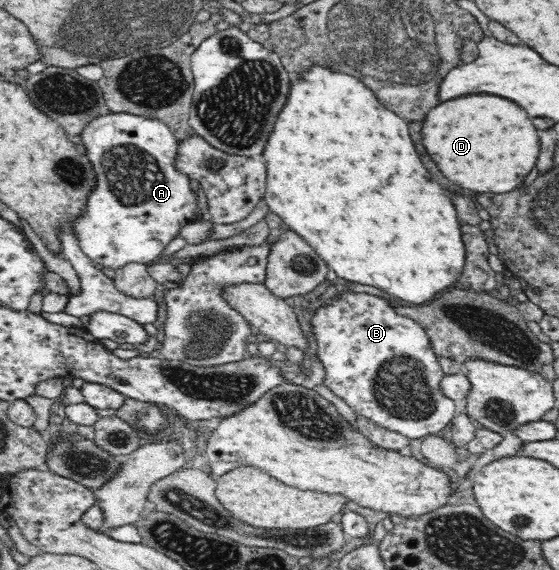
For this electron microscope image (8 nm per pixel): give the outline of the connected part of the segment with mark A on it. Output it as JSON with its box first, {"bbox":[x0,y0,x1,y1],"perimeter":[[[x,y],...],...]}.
{"bbox":[71,113,197,269],"perimeter":[[[109,113],[101,115],[96,119],[93,119],[90,123],[85,125],[85,129],[81,132],[81,143],[85,147],[85,157],[91,162],[93,166],[93,172],[95,172],[95,187],[91,187],[87,199],[85,199],[85,207],[81,211],[81,215],[77,215],[73,221],[71,221],[72,231],[77,238],[79,248],[91,258],[92,261],[101,263],[105,268],[117,269],[126,266],[128,263],[142,263],[150,264],[160,260],[161,255],[164,253],[169,241],[179,235],[179,229],[183,225],[188,224],[191,221],[196,221],[195,211],[197,211],[197,197],[195,193],[191,191],[191,185],[189,184],[189,178],[185,174],[181,174],[175,170],[173,166],[173,159],[177,155],[178,139],[171,131],[167,124],[163,124],[157,119],[146,119],[139,115],[132,115],[129,113]]]}

